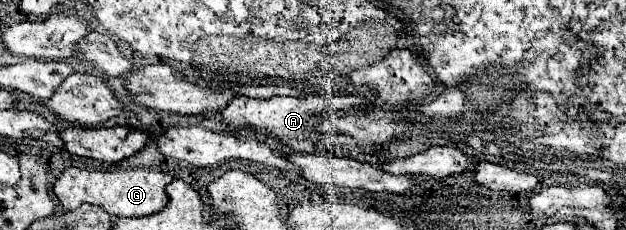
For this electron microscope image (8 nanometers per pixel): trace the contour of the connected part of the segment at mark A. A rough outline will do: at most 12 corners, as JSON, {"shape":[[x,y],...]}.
{"shape":[[358,96],[236,98],[222,110],[228,130],[268,130],[311,153],[326,108]]}

